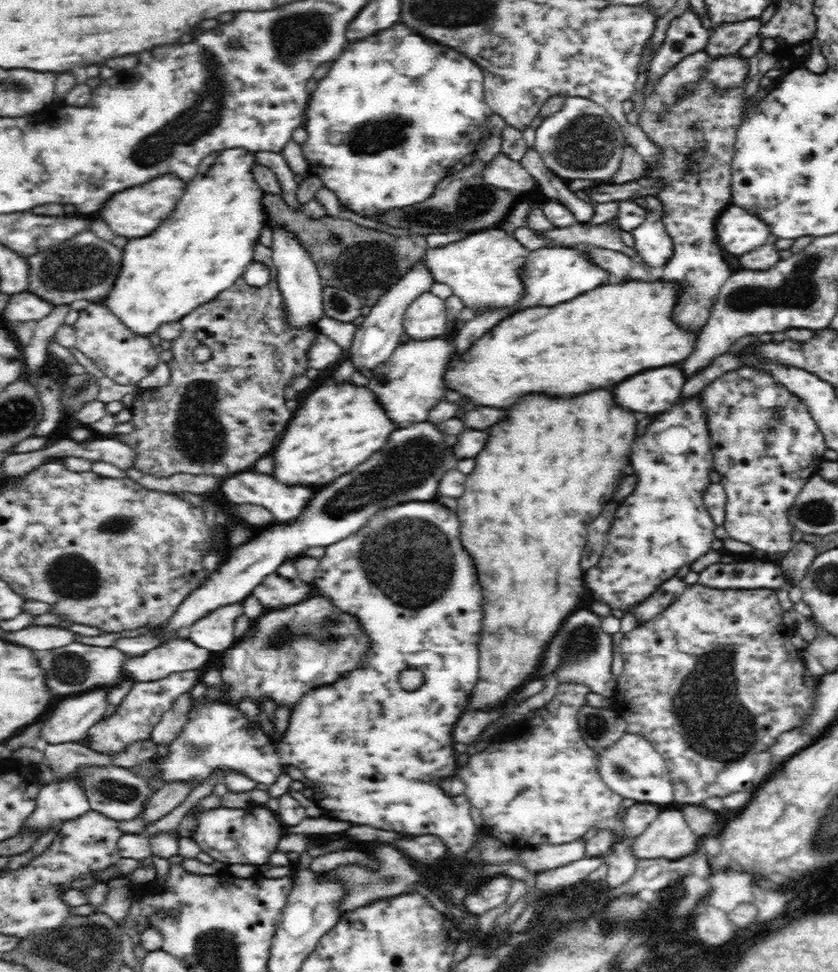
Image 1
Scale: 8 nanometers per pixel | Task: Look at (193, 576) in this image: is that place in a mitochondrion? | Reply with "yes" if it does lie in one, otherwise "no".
no

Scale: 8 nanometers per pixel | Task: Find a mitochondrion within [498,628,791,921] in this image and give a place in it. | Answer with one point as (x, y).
(716, 725)

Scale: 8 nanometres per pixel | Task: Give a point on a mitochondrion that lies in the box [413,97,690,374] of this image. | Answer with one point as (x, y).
(587, 142)

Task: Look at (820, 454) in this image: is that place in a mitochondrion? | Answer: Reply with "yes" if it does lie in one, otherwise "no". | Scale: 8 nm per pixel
no

